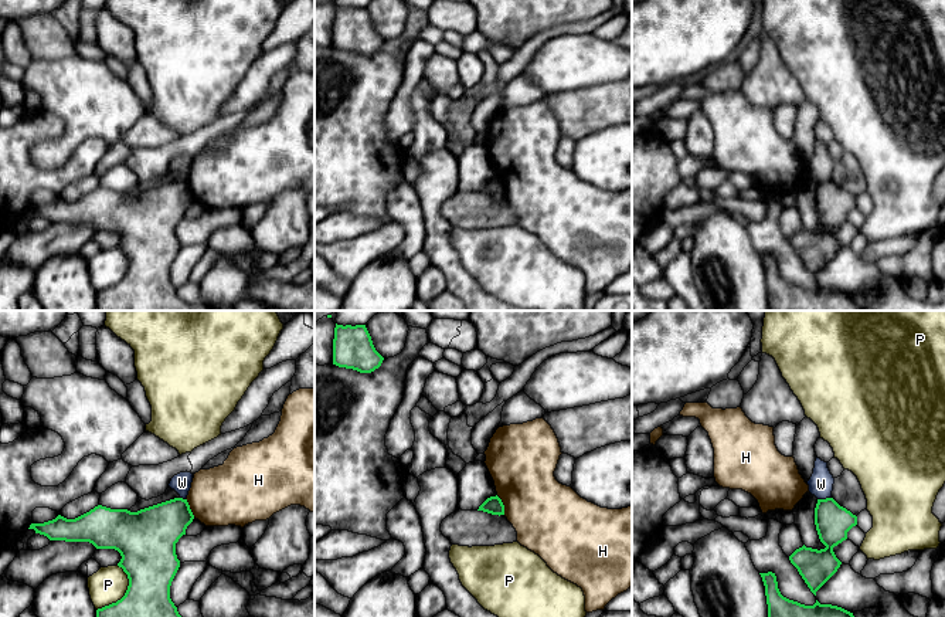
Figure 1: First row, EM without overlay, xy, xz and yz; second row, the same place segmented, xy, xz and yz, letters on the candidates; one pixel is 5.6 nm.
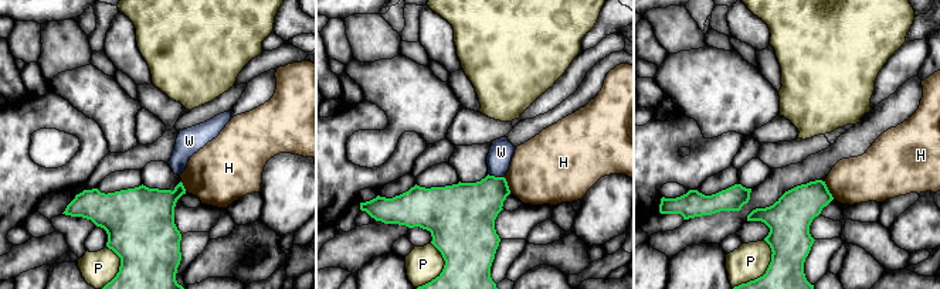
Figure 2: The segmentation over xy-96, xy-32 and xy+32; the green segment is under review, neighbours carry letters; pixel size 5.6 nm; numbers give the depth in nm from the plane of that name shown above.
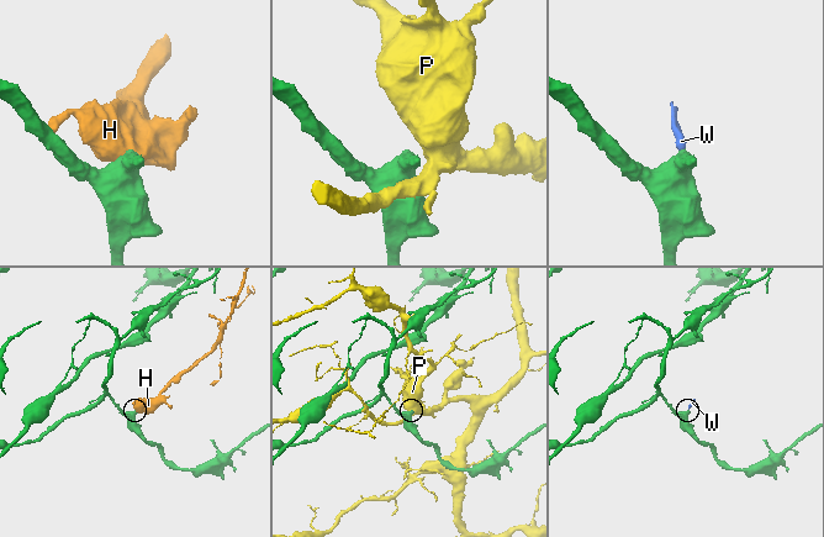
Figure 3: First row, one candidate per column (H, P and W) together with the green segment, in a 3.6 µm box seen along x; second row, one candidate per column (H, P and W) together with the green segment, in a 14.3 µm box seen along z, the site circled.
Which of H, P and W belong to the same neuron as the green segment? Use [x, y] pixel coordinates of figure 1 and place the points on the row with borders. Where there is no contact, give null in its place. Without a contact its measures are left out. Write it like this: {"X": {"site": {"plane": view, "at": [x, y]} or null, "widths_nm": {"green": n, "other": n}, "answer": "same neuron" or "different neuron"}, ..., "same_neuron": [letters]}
{"H": {"site": {"plane": "xz", "at": [503, 505]}, "widths_nm": {"green": 100, "other": 380}, "answer": "different neuron"}, "P": {"site": {"plane": "xy", "at": [125, 595]}, "widths_nm": {"green": 320, "other": 200}, "answer": "different neuron"}, "W": {"site": {"plane": "yz", "at": [823, 499]}, "widths_nm": {"green": 200, "other": 140}, "answer": "different neuron"}, "same_neuron": []}

